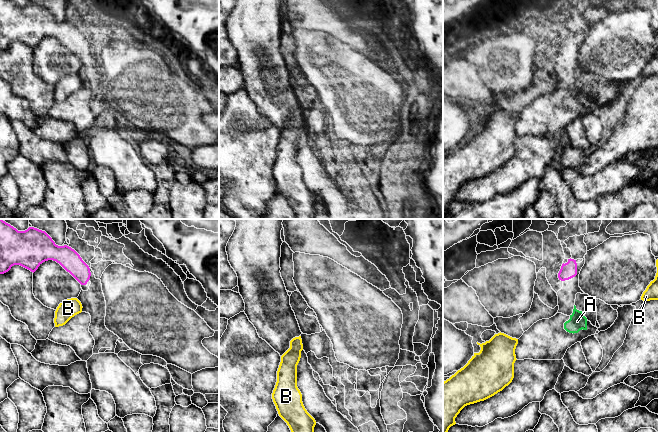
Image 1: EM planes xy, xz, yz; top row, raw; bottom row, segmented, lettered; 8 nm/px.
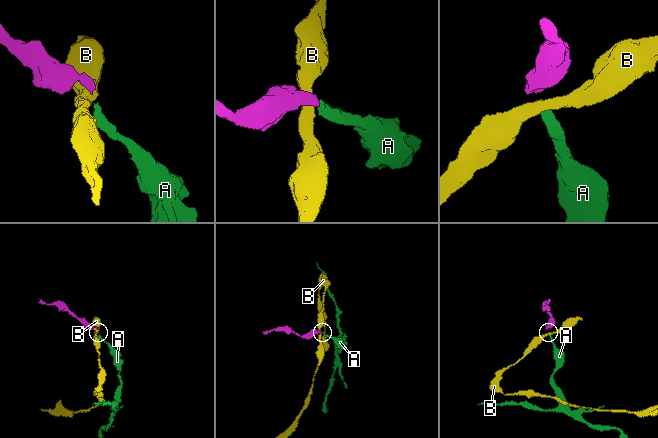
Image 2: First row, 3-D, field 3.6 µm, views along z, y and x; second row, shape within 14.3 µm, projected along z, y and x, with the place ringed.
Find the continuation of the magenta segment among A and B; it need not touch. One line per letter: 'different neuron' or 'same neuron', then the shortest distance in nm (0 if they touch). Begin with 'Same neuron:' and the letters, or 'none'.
Same neuron: A
A: same neuron | 220 nm
B: different neuron | 120 nm

